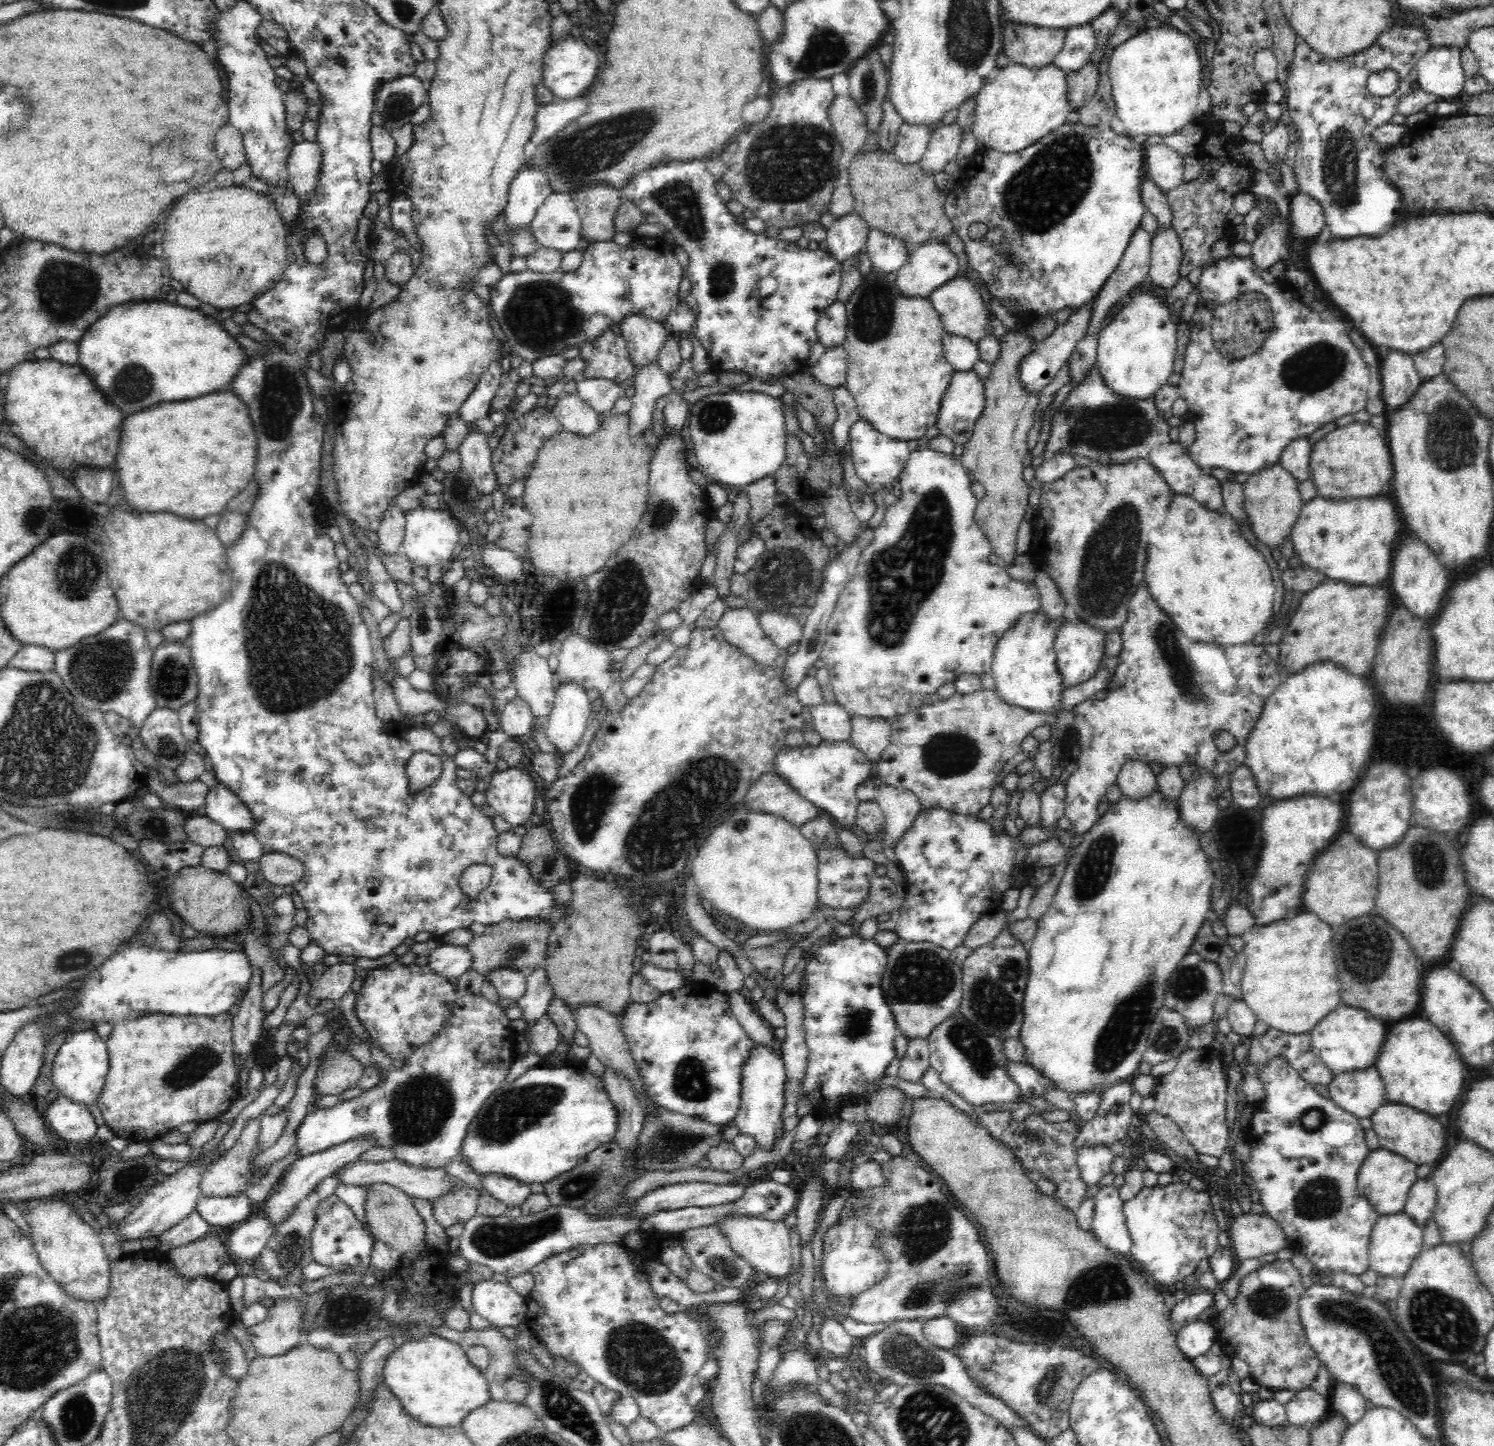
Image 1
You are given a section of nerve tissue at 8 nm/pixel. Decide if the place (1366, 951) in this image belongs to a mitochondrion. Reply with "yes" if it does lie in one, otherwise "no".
yes

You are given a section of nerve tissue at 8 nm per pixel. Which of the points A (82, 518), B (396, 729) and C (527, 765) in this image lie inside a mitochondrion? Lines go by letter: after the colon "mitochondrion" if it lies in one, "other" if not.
A: other
B: other
C: other

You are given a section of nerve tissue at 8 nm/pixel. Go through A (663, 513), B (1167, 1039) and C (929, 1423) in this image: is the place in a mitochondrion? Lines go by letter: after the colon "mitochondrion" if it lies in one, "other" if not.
A: mitochondrion
B: mitochondrion
C: mitochondrion

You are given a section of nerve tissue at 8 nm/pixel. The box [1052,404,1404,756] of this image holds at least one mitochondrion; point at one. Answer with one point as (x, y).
(1105, 581)

